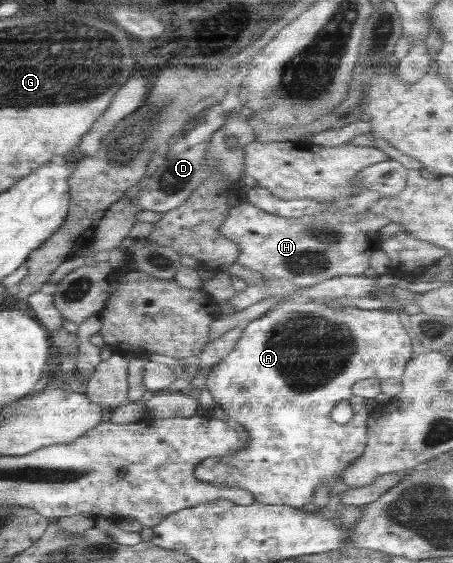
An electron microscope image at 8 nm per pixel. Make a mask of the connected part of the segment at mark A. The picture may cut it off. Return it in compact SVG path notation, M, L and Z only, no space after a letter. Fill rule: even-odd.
M301 298L297 302L286 302L280 304L274 309L270 309L262 317L248 323L242 331L241 337L235 342L234 348L224 357L219 360L208 373L205 381L205 387L210 390L215 404L218 404L224 414L228 416L230 424L240 424L250 440L245 444L246 448L236 451L233 455L222 455L221 457L211 456L205 458L199 465L195 466L194 476L204 482L208 482L216 487L236 487L246 491L252 495L254 502L264 505L286 505L290 507L302 507L312 502L314 491L320 484L327 485L331 488L332 495L341 489L338 483L339 472L346 470L357 458L362 456L367 443L367 418L370 412L366 411L367 399L359 396L354 396L351 393L352 386L359 380L376 377L377 379L398 378L404 374L406 363L414 356L415 342L408 330L400 322L399 314L396 311L365 310L356 307L344 307L344 309L330 309L325 307L322 302L312 302L305 298ZM343 400L350 401L354 411L352 420L346 424L338 424L330 418L332 408Z

